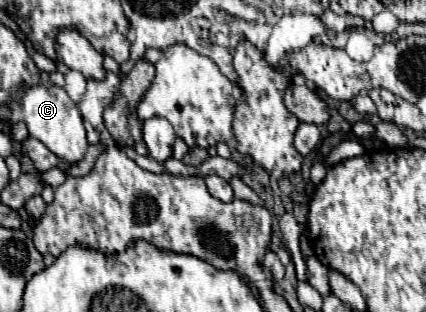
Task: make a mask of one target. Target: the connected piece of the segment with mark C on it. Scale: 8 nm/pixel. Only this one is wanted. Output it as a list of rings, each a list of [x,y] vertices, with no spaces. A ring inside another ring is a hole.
[[[29,87],[21,99],[21,115],[29,129],[29,135],[39,139],[51,153],[61,157],[61,161],[77,163],[83,159],[89,143],[85,139],[85,127],[83,117],[77,109],[77,105],[71,101],[71,97],[61,87]]]

